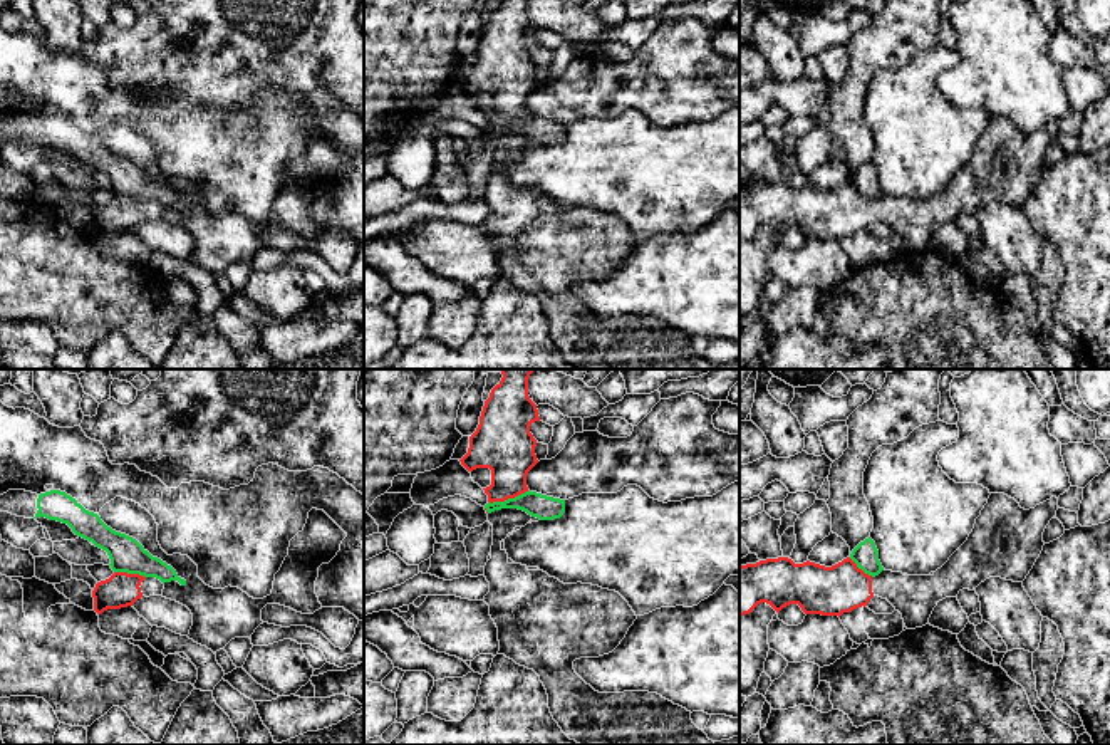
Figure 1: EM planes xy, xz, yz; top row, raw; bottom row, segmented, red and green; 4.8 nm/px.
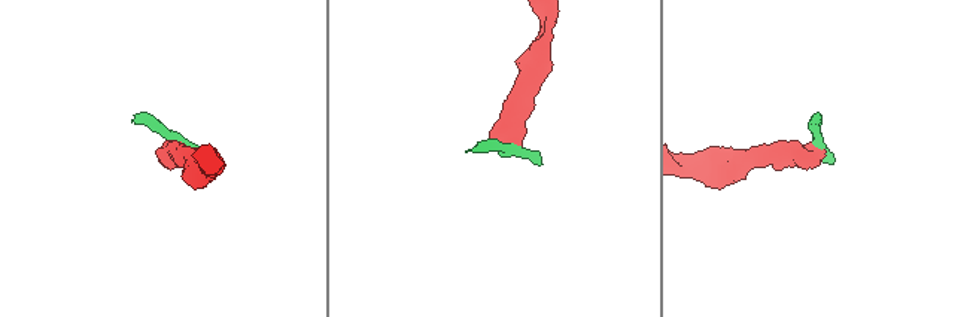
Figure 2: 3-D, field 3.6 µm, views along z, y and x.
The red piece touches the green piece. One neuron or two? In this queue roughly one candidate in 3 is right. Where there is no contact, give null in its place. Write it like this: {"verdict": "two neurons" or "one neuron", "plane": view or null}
{"verdict": "two neurons", "plane": "xz"}

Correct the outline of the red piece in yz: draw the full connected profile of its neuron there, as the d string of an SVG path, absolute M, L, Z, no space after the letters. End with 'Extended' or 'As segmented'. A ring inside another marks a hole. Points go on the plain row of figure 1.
M991 117L967 164L941 193L929 200L907 200L884 193L872 201L858 193L850 181L832 191L810 185L795 188L788 181L739 190L739 240L750 238L758 228L766 227L776 237L790 228L798 228L805 238L840 242L843 237L865 232L874 220L879 220L902 238L907 253L922 252L929 248L939 225L957 221L962 213L973 215L989 201L1023 206L1043 175L1043 156L1055 143L1056 134L1056 121L1024 134L1014 122L1004 117Z. Extended

